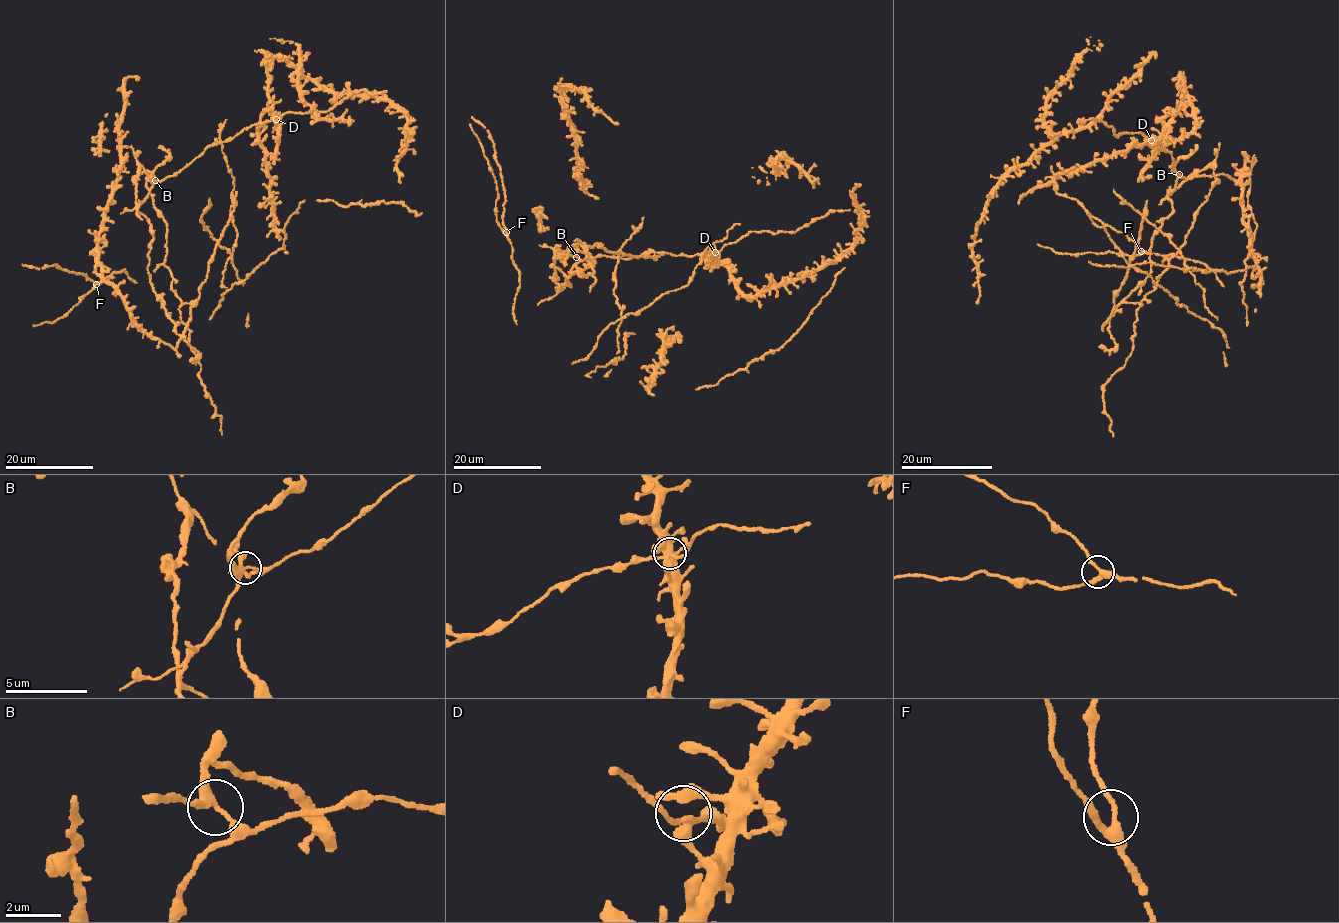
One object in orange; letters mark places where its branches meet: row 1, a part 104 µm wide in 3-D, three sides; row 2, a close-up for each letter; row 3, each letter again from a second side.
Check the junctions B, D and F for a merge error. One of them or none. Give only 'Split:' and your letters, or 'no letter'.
Split: B

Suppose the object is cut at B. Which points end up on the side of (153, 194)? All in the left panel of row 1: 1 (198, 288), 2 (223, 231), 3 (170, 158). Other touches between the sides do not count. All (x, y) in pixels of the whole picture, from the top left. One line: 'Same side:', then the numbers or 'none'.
Same side: 1, 2, 3

